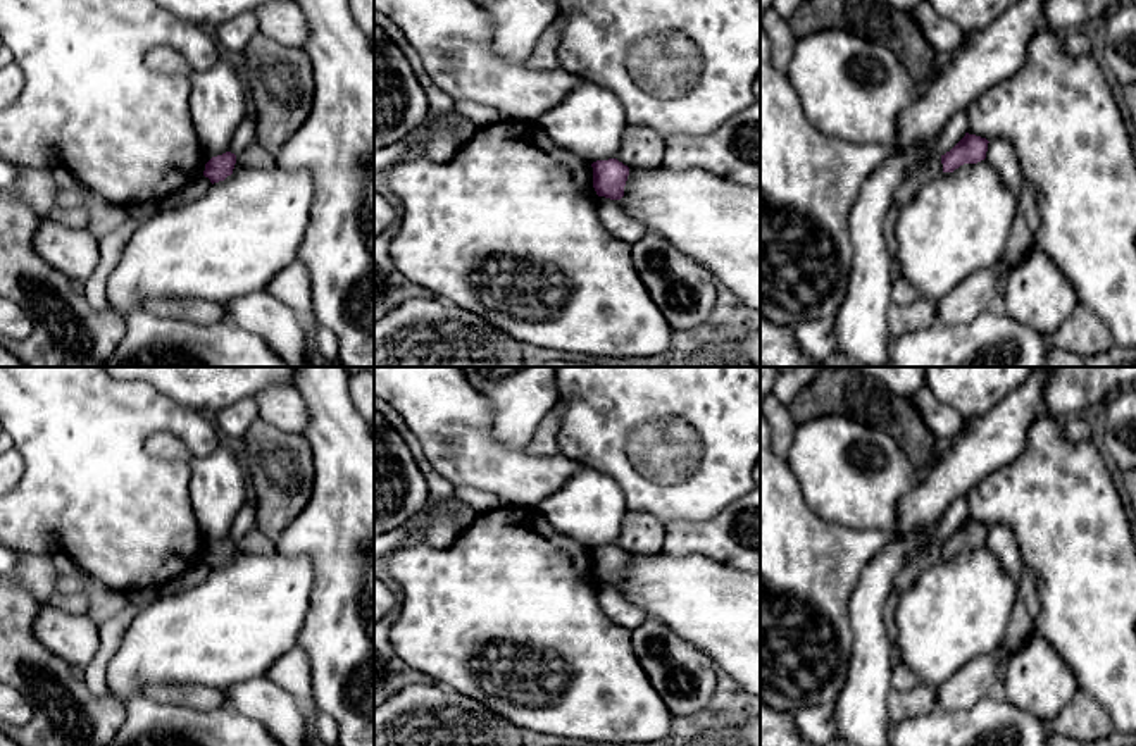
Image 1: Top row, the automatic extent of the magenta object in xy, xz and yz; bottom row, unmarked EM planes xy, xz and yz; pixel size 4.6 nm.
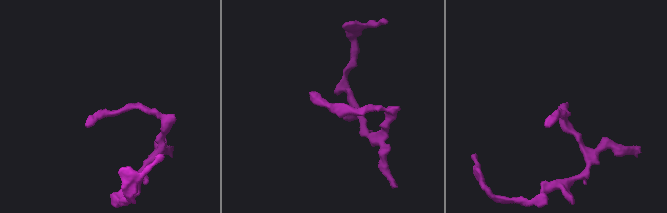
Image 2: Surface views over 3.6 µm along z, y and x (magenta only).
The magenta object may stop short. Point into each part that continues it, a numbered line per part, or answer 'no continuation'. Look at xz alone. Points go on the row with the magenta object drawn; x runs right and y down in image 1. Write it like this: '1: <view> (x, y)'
1: xz (640, 147)

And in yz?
1: yz (926, 171)

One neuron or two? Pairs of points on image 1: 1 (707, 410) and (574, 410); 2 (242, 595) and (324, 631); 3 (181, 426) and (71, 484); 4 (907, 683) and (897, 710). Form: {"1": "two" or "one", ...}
{"1": "one", "2": "two", "3": "one", "4": "two"}

